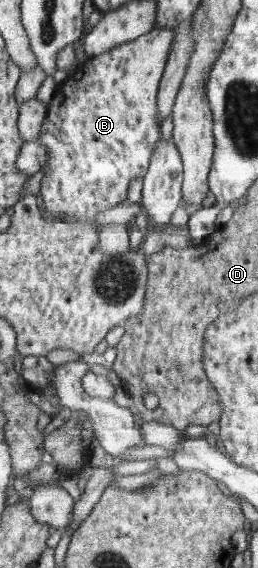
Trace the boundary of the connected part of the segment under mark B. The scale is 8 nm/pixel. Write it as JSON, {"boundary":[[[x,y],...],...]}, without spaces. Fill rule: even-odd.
{"boundary":[[[174,28],[151,30],[149,34],[99,56],[89,57],[57,90],[61,100],[48,105],[39,140],[47,146],[44,178],[40,183],[41,203],[53,216],[64,215],[71,221],[95,223],[98,212],[111,209],[127,199],[127,188],[132,178],[141,177],[152,166],[153,151],[160,143],[161,115],[157,96],[171,54],[176,32]]]}

